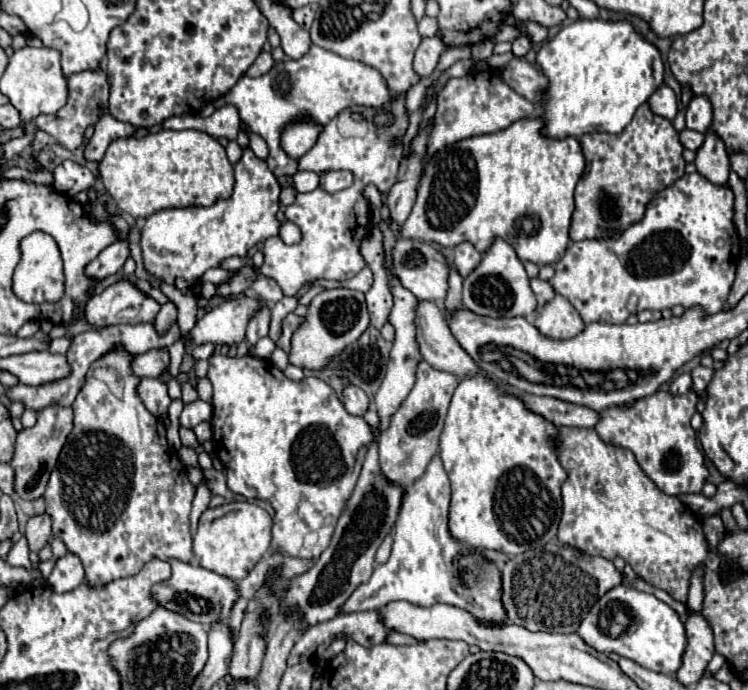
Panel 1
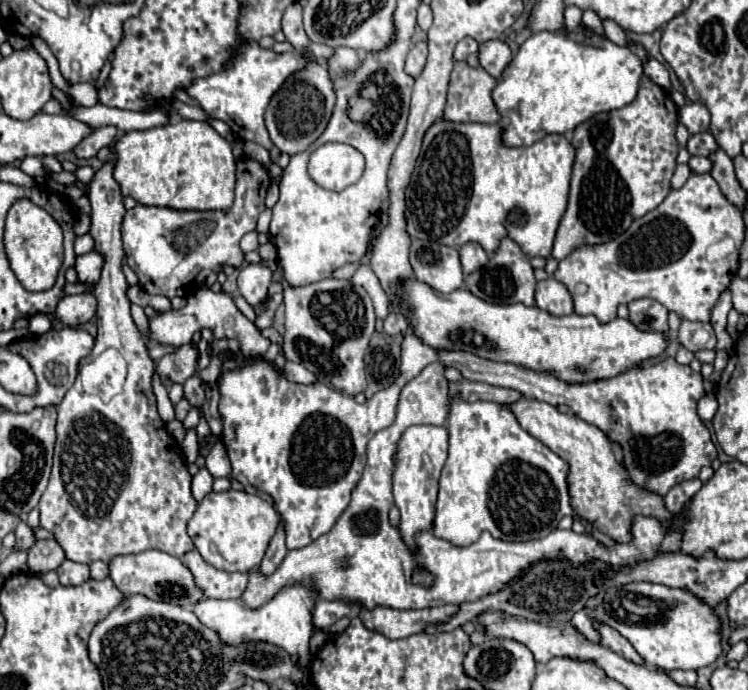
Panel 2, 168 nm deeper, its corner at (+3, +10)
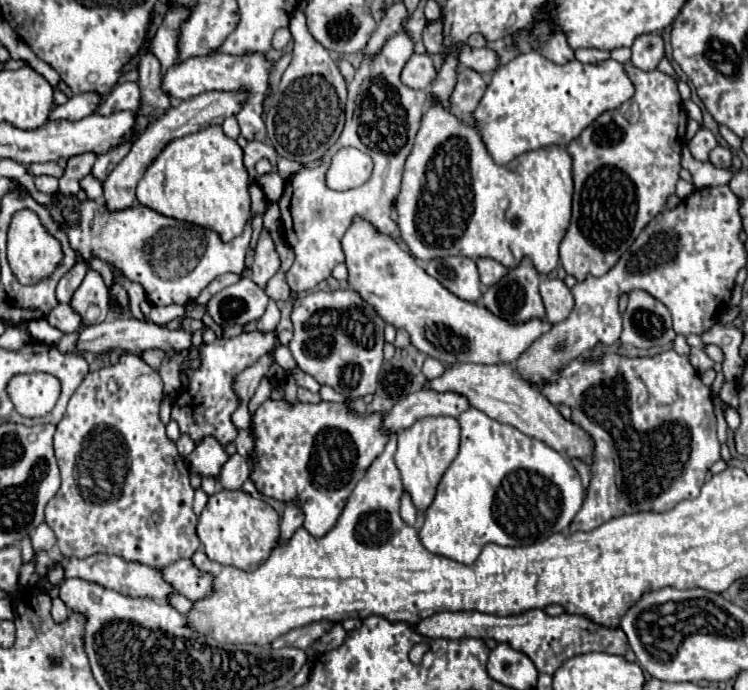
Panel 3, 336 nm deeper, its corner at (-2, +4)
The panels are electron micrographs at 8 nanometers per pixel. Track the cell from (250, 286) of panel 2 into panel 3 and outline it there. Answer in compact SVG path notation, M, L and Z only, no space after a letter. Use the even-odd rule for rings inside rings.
M262 231L260 239L258 239L258 245L256 245L256 255L254 255L250 279L260 289L266 289L268 281L276 275L278 269L280 269L280 259L276 255L276 249L274 249L274 243L270 239L270 233Z

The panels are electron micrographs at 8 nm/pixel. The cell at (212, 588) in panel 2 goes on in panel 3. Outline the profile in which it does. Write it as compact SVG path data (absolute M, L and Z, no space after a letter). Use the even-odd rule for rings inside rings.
M180 559L162 571L164 579L168 579L168 583L172 583L172 587L176 587L176 591L186 595L190 601L200 601L214 593L214 575L200 571L192 559Z

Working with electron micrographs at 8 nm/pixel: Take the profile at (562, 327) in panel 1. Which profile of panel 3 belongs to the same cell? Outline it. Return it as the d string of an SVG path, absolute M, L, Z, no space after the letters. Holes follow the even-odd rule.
M544 279L540 283L540 295L550 323L562 323L574 309L574 297L562 279Z

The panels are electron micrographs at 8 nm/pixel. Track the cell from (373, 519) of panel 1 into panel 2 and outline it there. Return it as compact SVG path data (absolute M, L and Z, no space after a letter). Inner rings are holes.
M291 585L281 589L267 605L259 609L247 609L241 601L227 599L203 599L193 605L193 613L205 627L211 627L221 635L221 639L229 645L241 645L245 641L269 641L271 645L287 649L293 657L297 657L297 665L305 669L309 665L309 637L313 633L311 627L311 609L315 605L315 591L311 585Z

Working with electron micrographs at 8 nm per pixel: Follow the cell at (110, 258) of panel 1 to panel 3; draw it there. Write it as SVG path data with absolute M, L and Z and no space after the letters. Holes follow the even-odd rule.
M88 269L82 285L74 293L70 305L76 313L82 315L84 325L102 323L108 315L108 287L102 275L94 269Z

